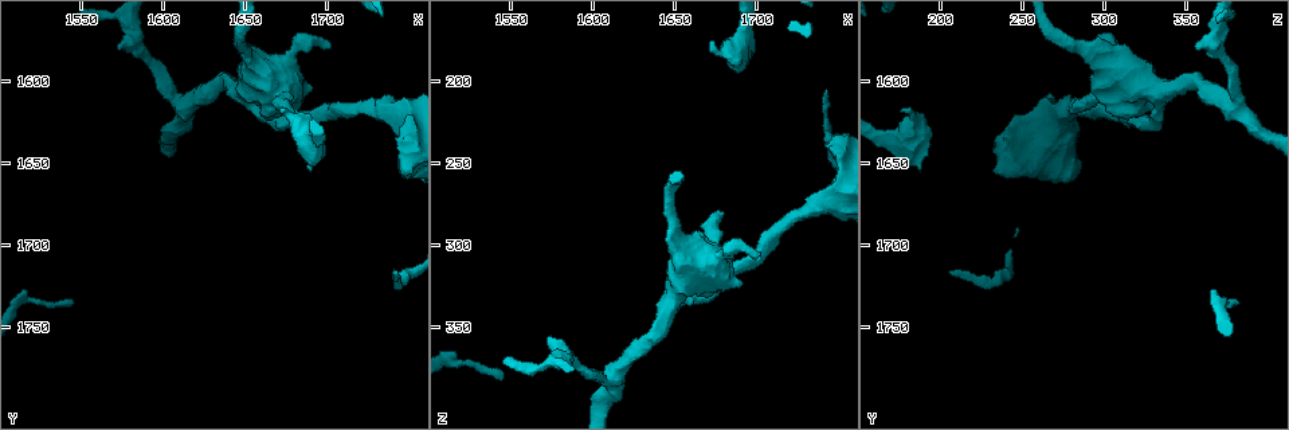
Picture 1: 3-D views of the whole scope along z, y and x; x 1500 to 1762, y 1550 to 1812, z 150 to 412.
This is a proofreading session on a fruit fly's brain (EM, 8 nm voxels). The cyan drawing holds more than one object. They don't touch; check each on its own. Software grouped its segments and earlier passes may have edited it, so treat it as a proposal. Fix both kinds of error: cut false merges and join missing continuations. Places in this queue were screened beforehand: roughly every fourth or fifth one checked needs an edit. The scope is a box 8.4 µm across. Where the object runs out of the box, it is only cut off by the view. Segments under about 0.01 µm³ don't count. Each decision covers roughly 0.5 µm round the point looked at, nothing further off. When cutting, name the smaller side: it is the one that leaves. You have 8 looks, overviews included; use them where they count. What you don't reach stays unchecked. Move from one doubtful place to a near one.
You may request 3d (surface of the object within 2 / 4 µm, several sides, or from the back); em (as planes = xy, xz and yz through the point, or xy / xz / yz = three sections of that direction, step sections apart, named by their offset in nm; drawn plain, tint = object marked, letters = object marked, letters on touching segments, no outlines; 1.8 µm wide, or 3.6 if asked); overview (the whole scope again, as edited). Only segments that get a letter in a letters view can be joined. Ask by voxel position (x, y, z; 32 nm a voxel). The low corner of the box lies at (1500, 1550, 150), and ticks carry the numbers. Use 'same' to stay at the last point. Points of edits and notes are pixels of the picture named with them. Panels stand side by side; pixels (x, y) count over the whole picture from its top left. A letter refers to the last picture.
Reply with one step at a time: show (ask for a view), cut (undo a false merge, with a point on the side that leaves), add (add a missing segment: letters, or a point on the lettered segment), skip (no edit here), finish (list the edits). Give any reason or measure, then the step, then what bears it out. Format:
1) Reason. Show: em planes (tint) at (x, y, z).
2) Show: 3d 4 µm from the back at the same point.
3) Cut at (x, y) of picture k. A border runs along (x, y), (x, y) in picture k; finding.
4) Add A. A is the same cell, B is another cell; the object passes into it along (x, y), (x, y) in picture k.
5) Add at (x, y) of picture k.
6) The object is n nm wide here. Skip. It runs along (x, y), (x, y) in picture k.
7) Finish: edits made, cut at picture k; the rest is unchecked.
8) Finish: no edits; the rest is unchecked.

Touches itself. Show: 3d 2 µm at (1660, 1620, 334).

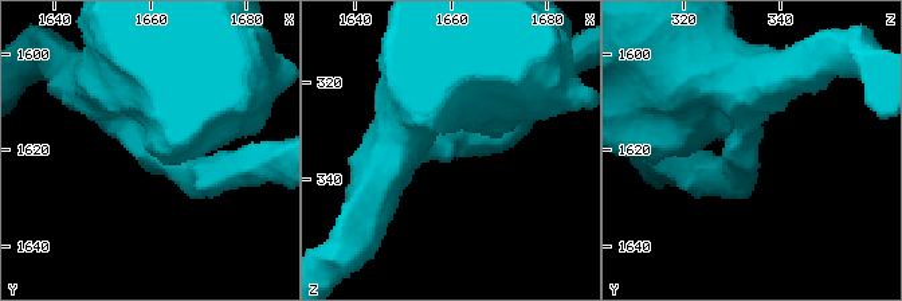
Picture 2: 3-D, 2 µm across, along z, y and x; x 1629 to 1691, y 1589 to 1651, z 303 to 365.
Shape alone is not enough. Show: em 3.6 µm planes (tint) at (1659, 1620, 335).

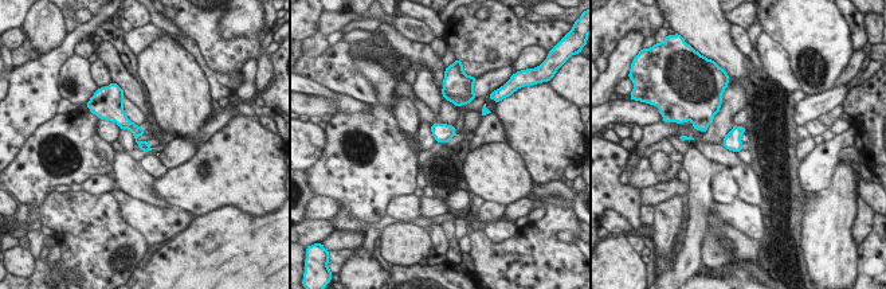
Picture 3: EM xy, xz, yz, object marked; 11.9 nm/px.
See the neighbours. Show: em 3.6 µm planes (letters) at the same point.

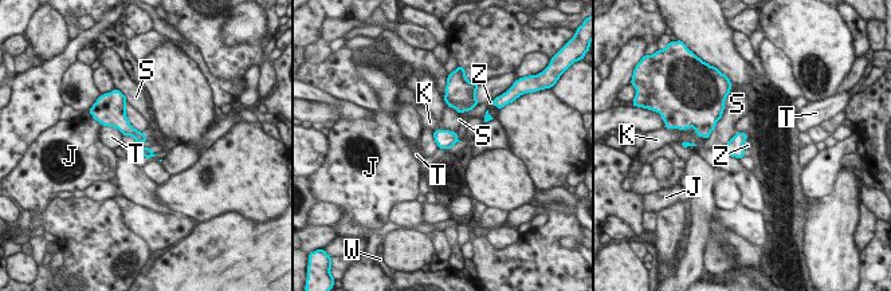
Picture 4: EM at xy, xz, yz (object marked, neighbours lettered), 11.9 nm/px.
Skip. J, K, S, T, W and Z are other cells; a border runs along (138, 145), (150, 148) in picture 4; continuous, no second neuron.

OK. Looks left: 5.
Branch stops here. Show: 3d 2 µm from the back at (1676, 1618, 278).

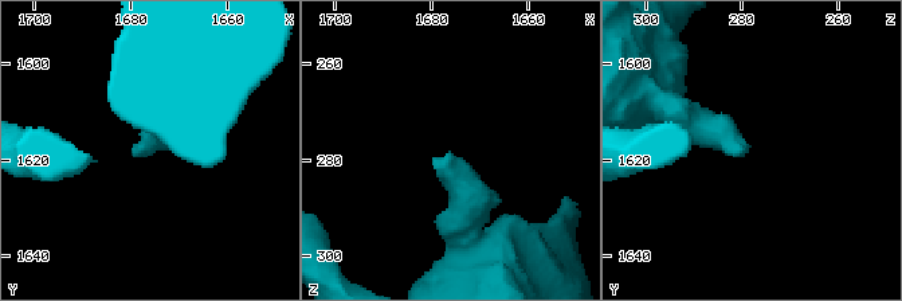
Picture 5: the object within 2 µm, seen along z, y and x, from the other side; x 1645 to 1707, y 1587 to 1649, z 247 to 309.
Show: em planes (tint) at (1676, 1618, 278).

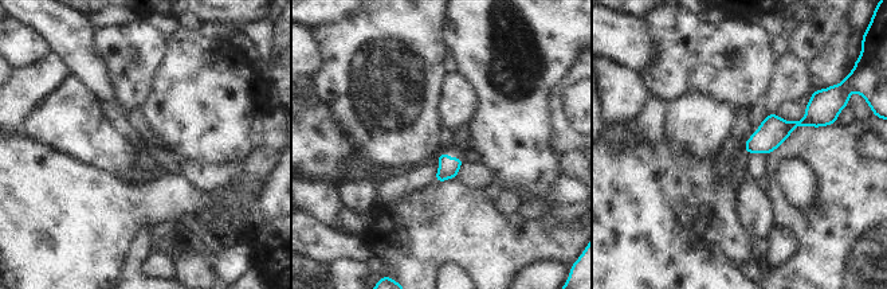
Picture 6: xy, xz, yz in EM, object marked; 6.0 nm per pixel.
What lies round it. Show: em planes (letters) at the same point.

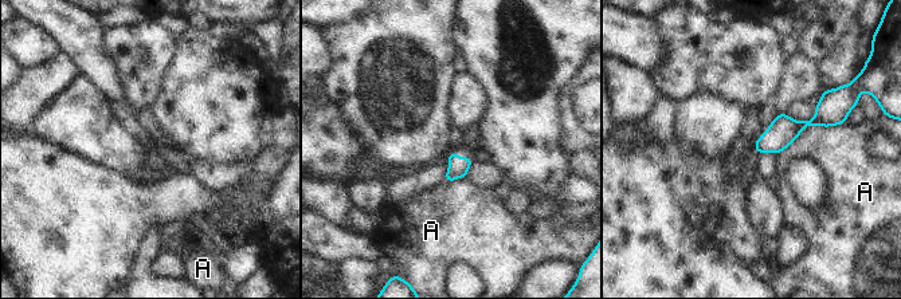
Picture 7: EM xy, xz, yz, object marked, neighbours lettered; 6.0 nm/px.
Skip. A is another cell; a border runs along (842, 124), (806, 126), (778, 154) in picture 7; none of them fits.

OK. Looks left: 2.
An open end. Show: 3d 4 µm from the back at (1672, 1618, 178).

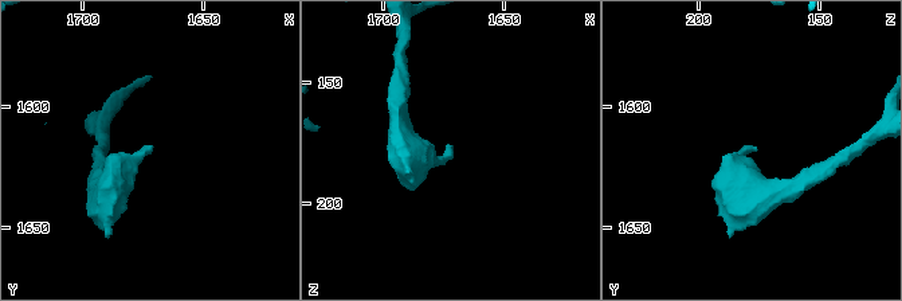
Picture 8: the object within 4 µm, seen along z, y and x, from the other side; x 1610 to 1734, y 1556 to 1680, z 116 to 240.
Show: em planes (letters) at (1672, 1618, 176).

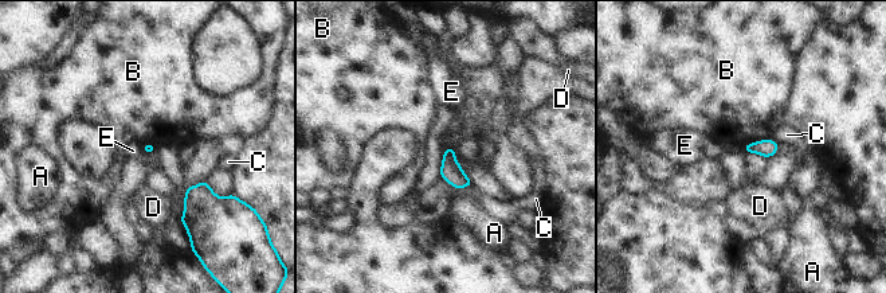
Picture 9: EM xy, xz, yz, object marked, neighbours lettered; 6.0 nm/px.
Skip. A, B, C, D and E are other cells; a border runs along (445, 148), (440, 179) in picture 9; none of them fits.

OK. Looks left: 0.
Finish: no edits; the rest is unchecked.

